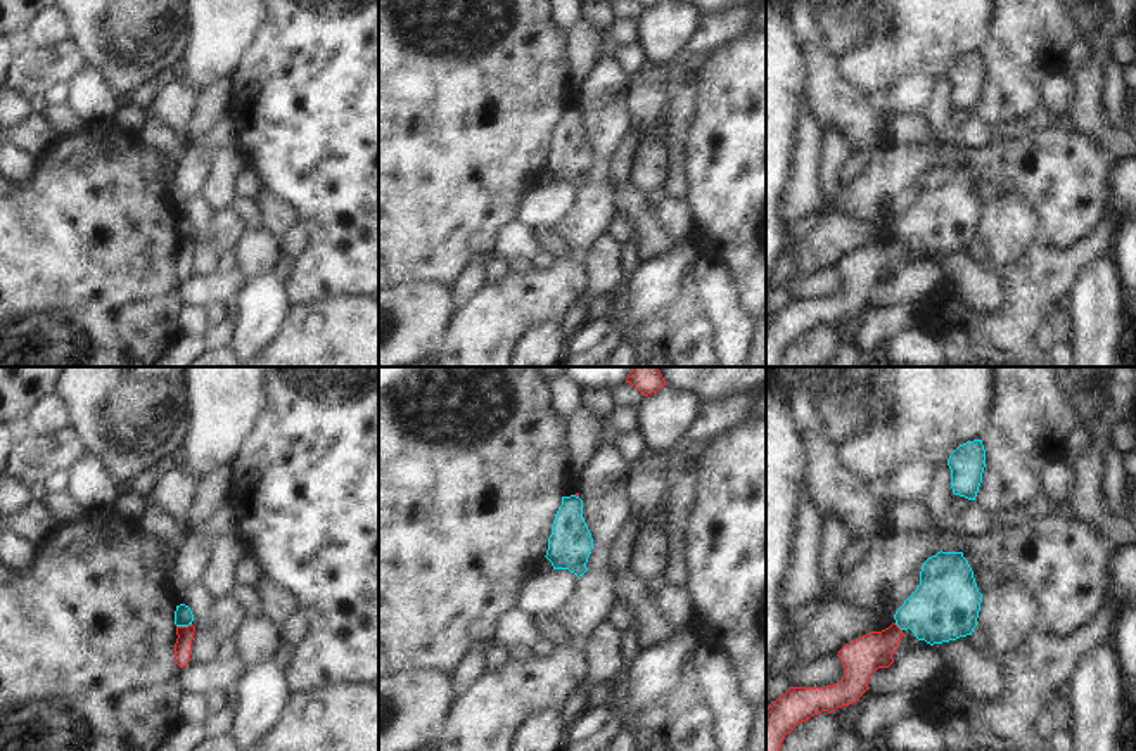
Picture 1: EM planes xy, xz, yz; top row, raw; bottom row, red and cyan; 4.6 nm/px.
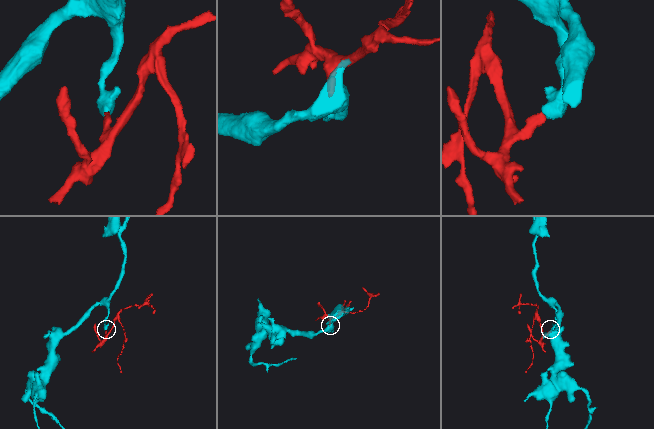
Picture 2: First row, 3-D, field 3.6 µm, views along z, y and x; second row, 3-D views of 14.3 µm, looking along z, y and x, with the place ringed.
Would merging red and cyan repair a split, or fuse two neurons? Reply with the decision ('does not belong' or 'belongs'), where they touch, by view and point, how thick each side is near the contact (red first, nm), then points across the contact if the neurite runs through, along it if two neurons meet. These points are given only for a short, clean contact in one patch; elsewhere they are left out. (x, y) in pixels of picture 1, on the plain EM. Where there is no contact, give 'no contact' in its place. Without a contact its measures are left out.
does not belong; meets red in xy at (184, 239); 80 nm thick on the red side, 90 nm on the other; border along xy (191, 236), (177, 239)

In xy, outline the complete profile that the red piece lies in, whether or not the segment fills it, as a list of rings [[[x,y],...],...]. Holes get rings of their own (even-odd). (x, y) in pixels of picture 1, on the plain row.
[[[176,239],[176,256],[175,256],[175,275],[183,280],[190,273],[192,253],[195,239]]]

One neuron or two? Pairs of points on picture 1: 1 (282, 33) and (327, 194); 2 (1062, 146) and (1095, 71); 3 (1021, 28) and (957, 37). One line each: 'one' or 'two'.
1: one
2: two
3: two

